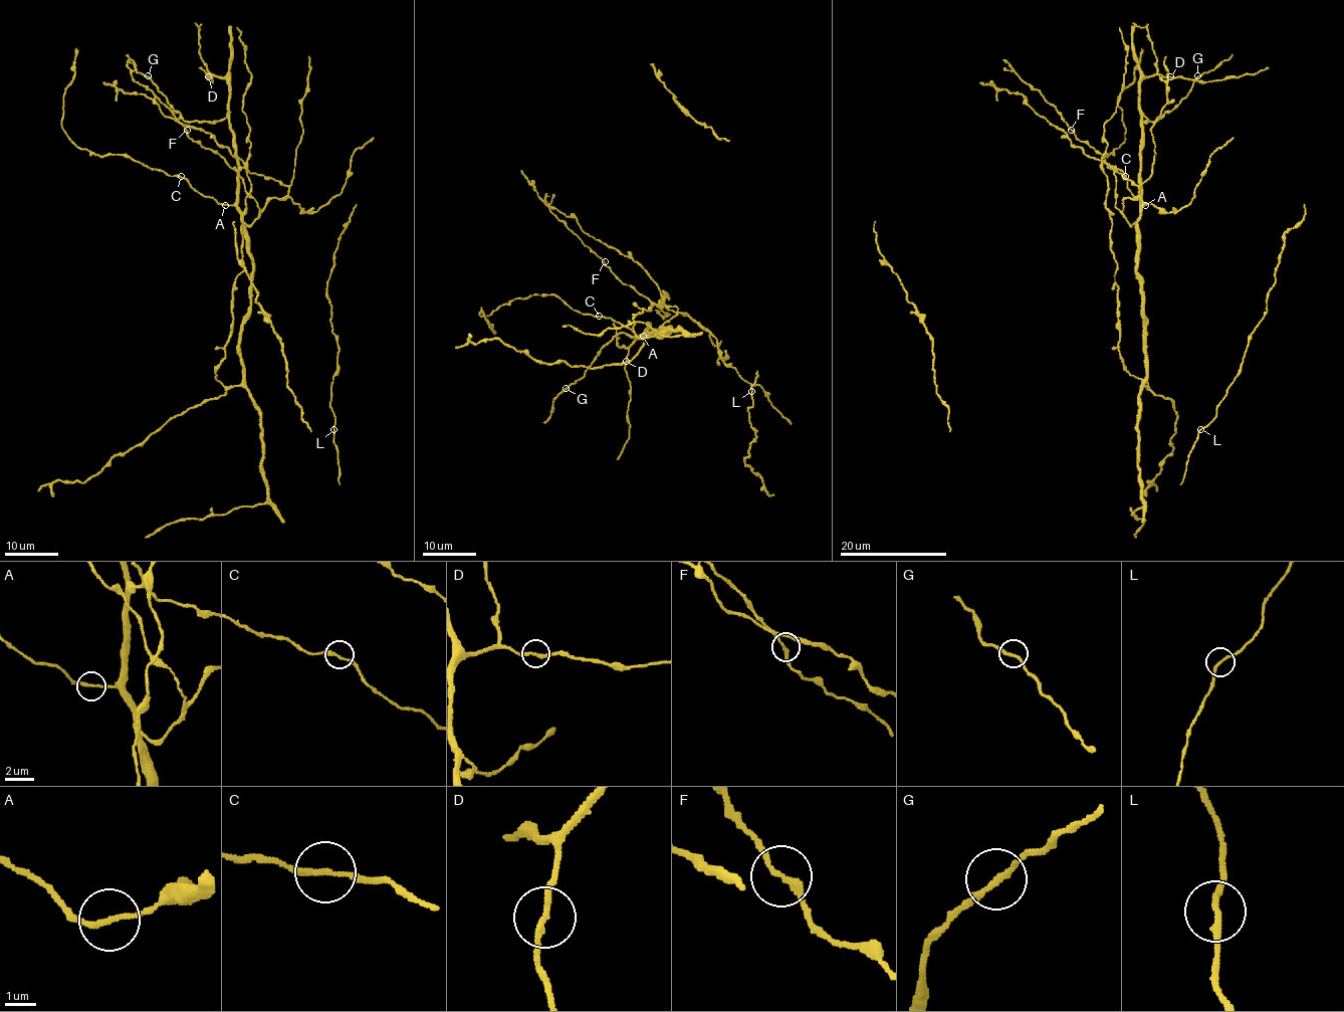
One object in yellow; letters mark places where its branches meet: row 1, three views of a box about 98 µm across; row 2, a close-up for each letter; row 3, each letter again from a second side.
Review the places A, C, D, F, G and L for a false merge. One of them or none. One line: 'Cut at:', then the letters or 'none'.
Cut at: none

